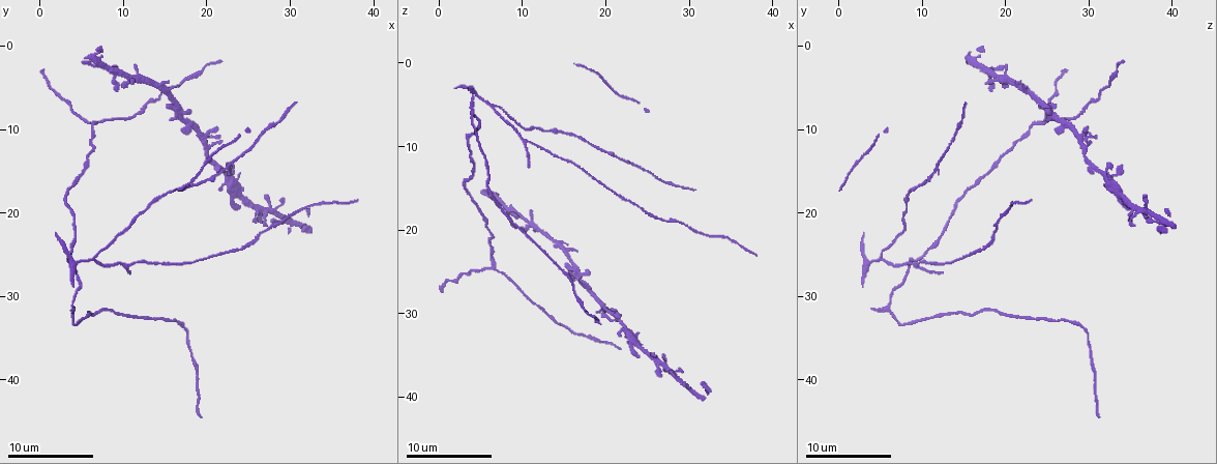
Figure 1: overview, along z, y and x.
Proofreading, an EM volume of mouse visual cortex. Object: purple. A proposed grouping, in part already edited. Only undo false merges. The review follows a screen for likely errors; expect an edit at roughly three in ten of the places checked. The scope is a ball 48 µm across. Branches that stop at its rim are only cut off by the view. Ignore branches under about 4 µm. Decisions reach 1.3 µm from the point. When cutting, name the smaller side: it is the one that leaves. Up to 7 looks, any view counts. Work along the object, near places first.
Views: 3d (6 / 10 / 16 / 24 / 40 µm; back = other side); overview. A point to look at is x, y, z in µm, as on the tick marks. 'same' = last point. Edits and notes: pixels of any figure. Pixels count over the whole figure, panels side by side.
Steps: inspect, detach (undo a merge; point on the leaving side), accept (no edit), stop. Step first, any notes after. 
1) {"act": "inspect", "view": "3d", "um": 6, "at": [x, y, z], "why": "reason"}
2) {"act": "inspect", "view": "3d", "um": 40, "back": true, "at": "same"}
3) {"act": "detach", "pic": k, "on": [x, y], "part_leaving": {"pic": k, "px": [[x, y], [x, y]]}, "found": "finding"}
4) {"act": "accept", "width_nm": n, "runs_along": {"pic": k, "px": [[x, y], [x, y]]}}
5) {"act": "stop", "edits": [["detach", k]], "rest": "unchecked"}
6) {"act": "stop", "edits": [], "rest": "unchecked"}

{"act": "inspect", "view": "3d", "um": 6, "at": [6.6, 9.2, 24.4], "why": "three arms meet"}

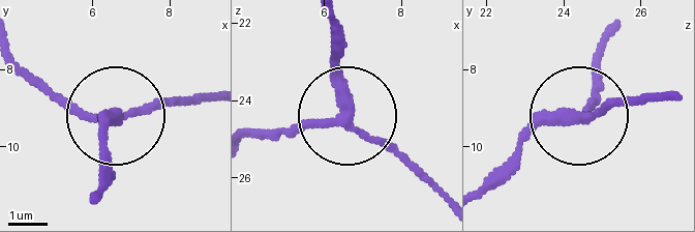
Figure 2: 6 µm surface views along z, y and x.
{"act": "accept", "side_arm_um": 10, "runs_along": {"pic": 2, "px": [[334, 23], [341, 109], [248, 133]]}, "found": "one cell here"}

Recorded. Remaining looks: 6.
{"act": "inspect", "view": "3d", "um": 6, "at": [22.2, 15.6, 32.0], "why": "calibre changes"}

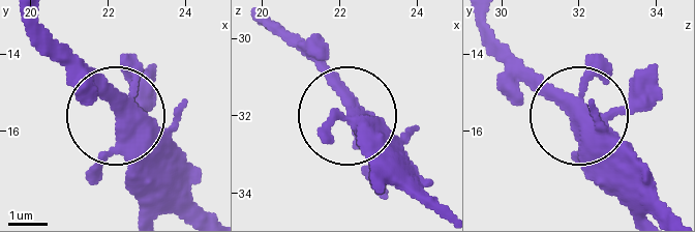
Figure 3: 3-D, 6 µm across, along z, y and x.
{"act": "inspect", "view": "3d", "um": 6, "back": true, "at": [22.45, 15.60, 31.85]}

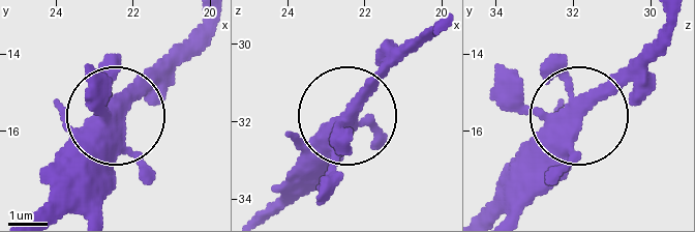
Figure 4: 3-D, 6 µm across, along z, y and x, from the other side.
{"act": "accept", "found": "all the same cell"}

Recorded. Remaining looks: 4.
{"act": "inspect", "view": "3d", "um": 6, "at": [6.2, 25.8, 5.4], "why": "three-way junction"}

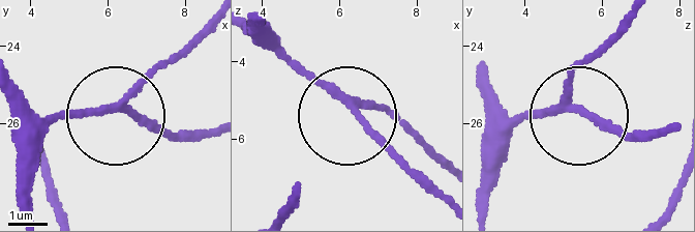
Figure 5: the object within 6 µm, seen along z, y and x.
{"act": "inspect", "view": "3d", "um": 6, "back": true, "at": [6.45, 25.60, 5.25]}

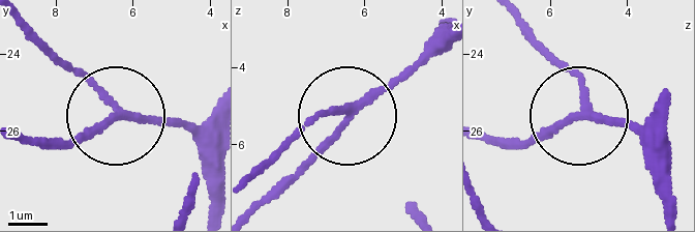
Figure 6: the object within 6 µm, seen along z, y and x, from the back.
{"act": "accept", "side_arm_um": 42, "found": "continuous, no second cell"}

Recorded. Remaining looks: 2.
{"act": "stop", "edits": [], "rest": "unchecked"}

